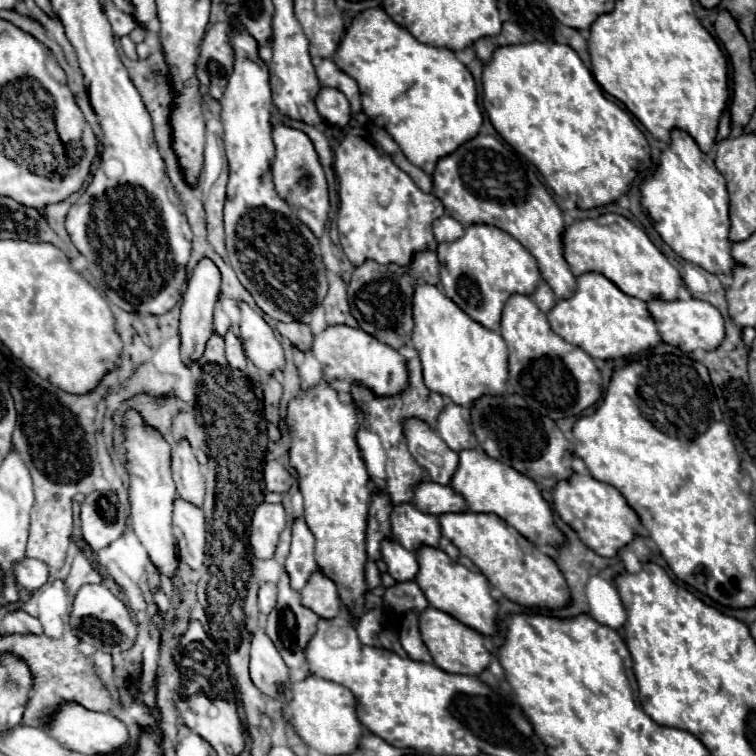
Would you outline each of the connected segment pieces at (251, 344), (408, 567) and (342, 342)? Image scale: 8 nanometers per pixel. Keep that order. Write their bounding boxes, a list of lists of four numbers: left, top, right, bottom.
[[239,302,285,374],[383,540,417,582],[313,326,409,396]]

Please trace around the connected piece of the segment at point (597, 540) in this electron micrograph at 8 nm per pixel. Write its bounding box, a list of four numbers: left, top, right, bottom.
[553,474,639,556]

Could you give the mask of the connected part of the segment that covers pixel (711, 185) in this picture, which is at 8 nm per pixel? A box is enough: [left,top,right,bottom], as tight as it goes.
[641,132,735,274]

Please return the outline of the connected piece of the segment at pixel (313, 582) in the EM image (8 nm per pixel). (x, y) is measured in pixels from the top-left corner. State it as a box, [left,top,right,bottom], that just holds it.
[301,570,341,618]

